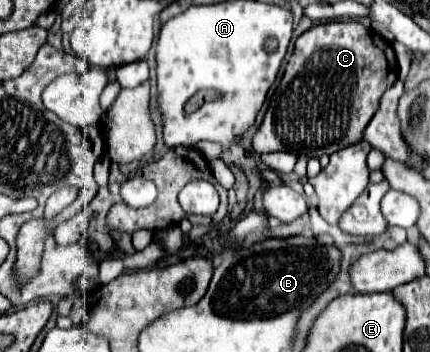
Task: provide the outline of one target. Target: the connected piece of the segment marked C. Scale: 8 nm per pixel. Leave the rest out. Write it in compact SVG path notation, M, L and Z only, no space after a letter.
M333 21L315 25L295 41L295 51L285 67L277 95L271 99L267 115L253 137L253 149L257 153L293 151L295 155L305 153L307 157L321 157L331 155L341 147L359 143L367 123L379 107L377 99L381 99L395 79L397 61L393 47L369 27L361 25L359 21Z

